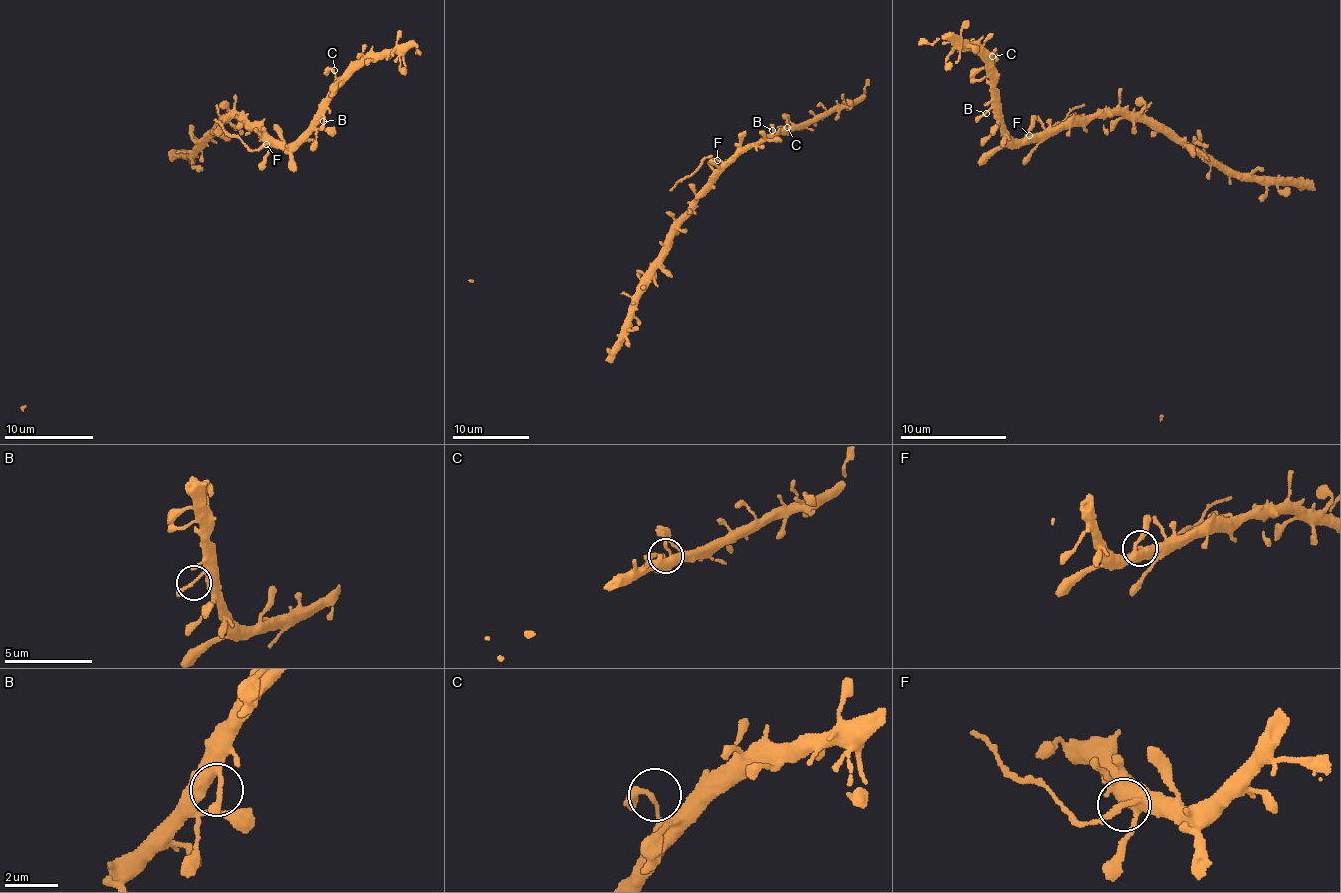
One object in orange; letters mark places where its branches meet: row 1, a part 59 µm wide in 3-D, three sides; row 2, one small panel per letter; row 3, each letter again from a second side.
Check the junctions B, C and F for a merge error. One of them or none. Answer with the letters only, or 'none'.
F

